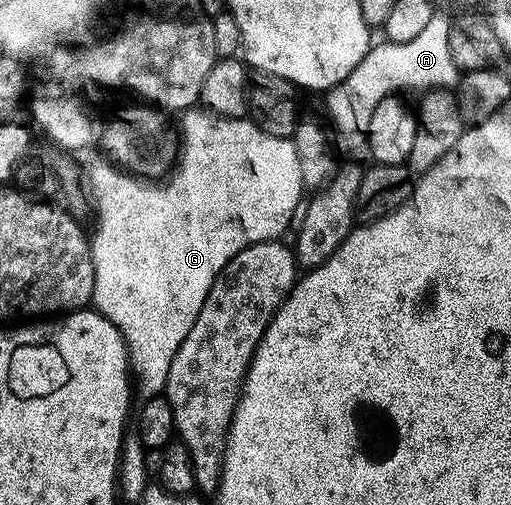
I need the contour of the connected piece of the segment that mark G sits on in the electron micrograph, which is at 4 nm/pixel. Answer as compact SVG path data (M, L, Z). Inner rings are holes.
M193 107L183 111L178 133L182 138L182 144L178 149L178 160L171 170L170 176L161 185L149 183L139 176L133 175L107 160L101 159L97 165L86 169L86 181L88 177L88 197L92 200L92 209L96 212L96 226L90 229L90 244L92 247L92 262L94 263L94 291L92 292L91 304L96 312L102 314L122 335L124 342L128 344L130 369L138 382L138 389L144 395L163 394L164 385L168 381L170 363L174 363L174 355L178 355L178 347L186 335L190 335L190 327L194 327L194 319L198 319L198 311L202 311L202 303L206 303L206 295L214 283L214 279L246 247L263 241L275 241L284 228L293 224L298 210L302 205L302 198L306 190L302 183L302 171L298 167L298 155L291 140L287 137L275 137L266 135L251 119L242 117L220 117L217 113L209 113L203 107Z

